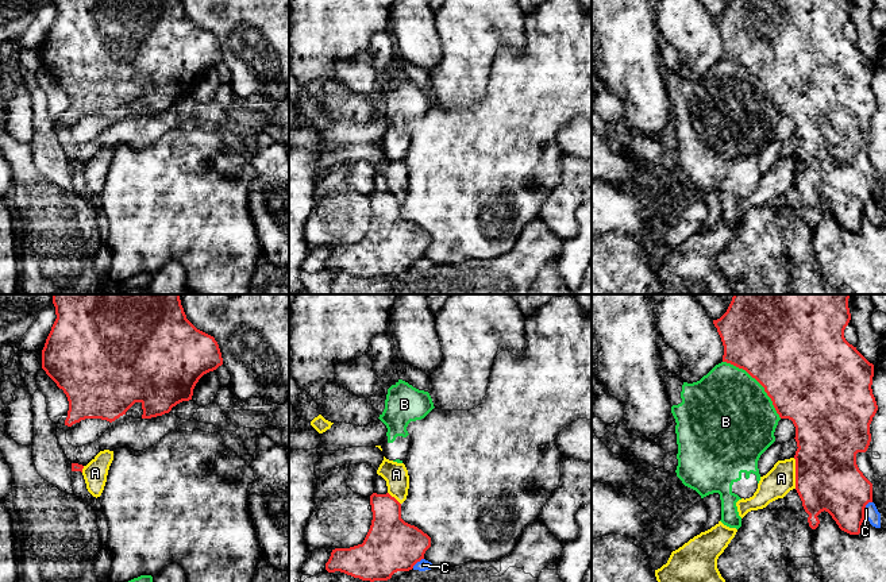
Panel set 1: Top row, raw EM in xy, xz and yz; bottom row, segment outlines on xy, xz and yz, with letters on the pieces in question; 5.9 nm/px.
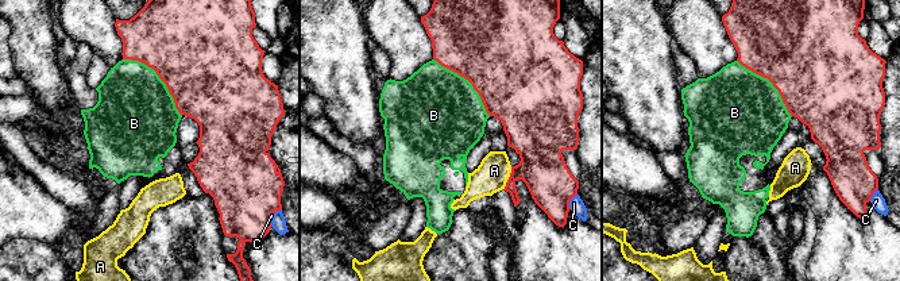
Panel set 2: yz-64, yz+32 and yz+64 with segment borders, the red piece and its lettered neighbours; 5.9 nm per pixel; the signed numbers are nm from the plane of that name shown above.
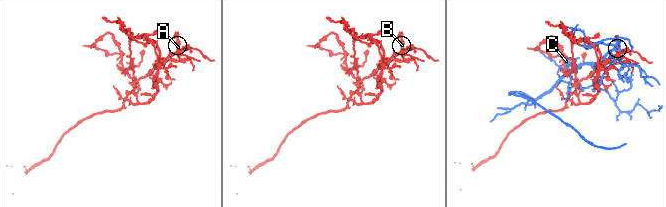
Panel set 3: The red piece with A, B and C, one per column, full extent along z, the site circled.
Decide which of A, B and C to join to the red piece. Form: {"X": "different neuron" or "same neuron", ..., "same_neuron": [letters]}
{"A": "different neuron", "B": "different neuron", "C": "different neuron", "same_neuron": []}

